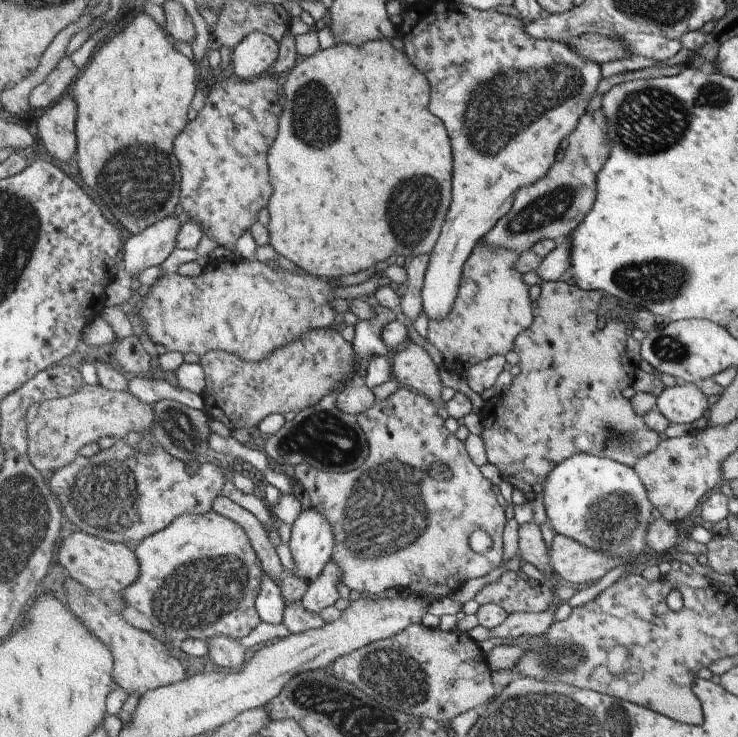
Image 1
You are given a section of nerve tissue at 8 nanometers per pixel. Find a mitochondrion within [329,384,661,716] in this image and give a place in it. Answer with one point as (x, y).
(412, 491)

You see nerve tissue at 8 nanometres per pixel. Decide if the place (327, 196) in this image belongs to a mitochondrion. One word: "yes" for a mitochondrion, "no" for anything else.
no

